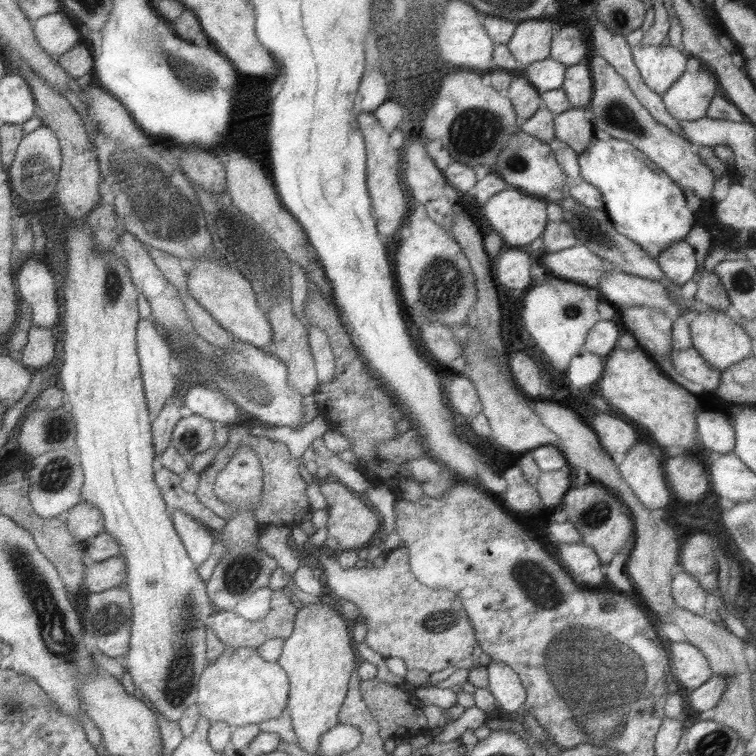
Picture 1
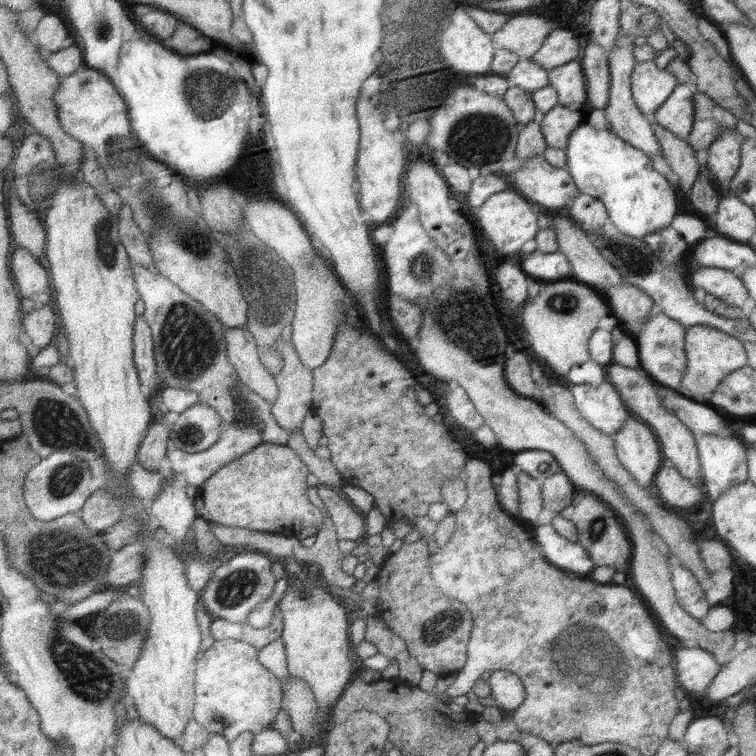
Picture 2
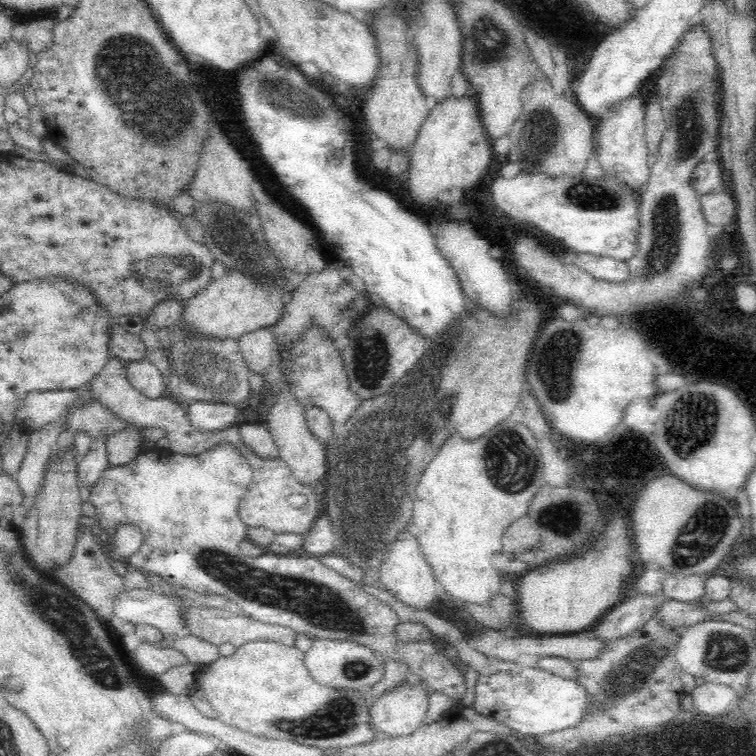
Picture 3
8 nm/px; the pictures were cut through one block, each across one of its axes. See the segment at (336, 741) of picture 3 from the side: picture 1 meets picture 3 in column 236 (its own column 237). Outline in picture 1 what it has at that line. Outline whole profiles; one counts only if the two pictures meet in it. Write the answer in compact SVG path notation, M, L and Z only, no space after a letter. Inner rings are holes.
M241 646L237 650L227 650L205 670L199 678L197 706L199 714L209 720L209 724L225 722L231 728L245 724L261 724L265 720L275 720L287 708L289 700L289 678L277 662L267 662L259 656L255 648Z

